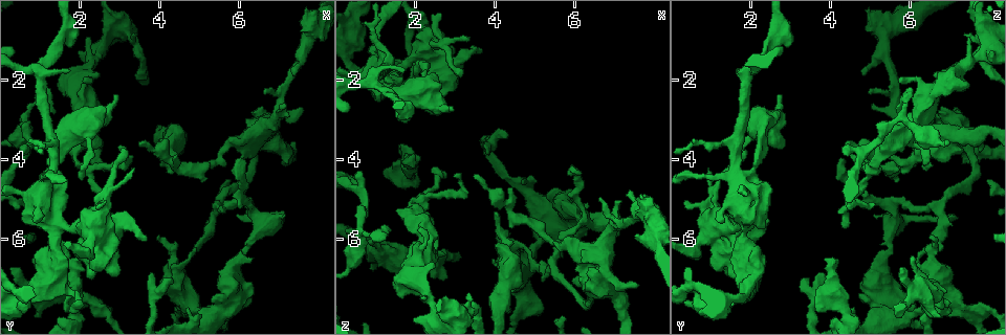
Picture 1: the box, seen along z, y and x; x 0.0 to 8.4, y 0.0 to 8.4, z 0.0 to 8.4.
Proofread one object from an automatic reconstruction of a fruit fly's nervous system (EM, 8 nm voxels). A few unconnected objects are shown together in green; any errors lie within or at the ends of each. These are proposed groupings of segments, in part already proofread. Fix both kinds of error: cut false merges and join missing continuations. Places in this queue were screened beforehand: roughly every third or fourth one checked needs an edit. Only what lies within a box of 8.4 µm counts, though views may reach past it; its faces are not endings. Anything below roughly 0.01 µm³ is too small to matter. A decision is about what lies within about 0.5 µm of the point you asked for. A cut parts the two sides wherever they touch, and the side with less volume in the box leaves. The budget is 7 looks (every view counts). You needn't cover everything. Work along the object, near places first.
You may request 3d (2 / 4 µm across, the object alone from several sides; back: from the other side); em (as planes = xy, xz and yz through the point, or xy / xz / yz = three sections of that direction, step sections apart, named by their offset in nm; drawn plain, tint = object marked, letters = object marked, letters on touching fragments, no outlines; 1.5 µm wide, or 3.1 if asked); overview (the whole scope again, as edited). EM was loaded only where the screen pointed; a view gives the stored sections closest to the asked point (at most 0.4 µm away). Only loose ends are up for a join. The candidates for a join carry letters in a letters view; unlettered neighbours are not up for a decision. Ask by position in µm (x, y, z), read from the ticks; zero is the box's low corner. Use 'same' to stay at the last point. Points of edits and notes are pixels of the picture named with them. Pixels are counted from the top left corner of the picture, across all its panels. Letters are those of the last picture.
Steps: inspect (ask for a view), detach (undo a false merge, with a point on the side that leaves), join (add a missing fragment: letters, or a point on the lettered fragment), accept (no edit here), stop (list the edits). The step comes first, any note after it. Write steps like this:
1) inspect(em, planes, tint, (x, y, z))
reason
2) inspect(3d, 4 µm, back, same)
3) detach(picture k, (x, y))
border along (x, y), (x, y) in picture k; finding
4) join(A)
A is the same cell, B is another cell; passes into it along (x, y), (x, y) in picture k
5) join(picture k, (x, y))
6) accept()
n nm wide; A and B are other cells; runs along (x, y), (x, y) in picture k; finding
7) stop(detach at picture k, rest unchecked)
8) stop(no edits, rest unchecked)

inspect(em, planes, letters, (4.65, 7.75, 4.60))
free end

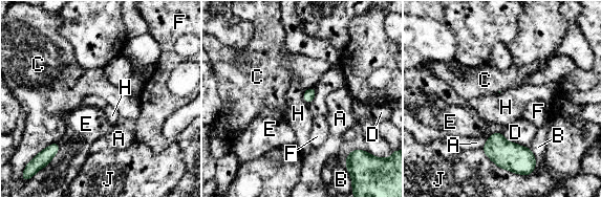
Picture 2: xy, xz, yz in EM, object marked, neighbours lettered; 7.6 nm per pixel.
accept()
A, B, C, D, E, F, H and J are other cells; border along (314, 86), (304, 91) in picture 2; no lettered fragment goes on from it

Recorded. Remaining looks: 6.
inspect(em, planes, tint, (7.10, 5.40, 5.10))
branch stops here

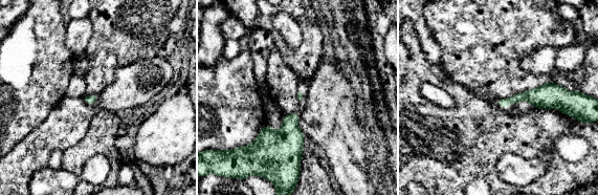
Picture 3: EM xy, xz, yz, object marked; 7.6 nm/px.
inspect(em, planes, letters, same)
see the neighbours

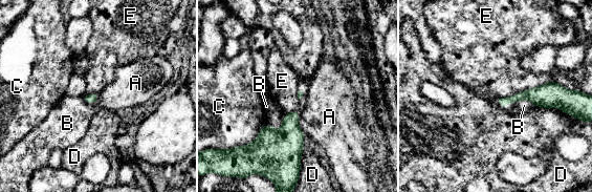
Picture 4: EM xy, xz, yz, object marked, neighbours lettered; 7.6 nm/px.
accept()
A, B, C, D and E are other cells; runs along (558, 90), (499, 100) in picture 4; no lettered fragment goes on from it

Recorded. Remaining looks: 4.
inspect(em, planes, letters, (7.35, 1.95, 4.80))
free end

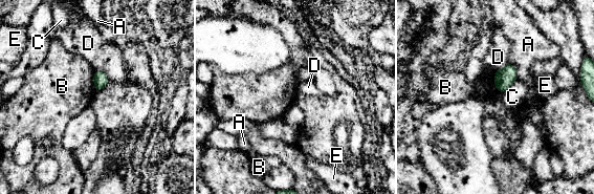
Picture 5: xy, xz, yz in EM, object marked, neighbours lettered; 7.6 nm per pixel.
accept()
110 nm wide; A, B, C, D and E are other cells; border along (93, 70), (93, 87), (95, 91) in picture 5; none of them fits

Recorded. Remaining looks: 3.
stop(no edits, rest unchecked)

